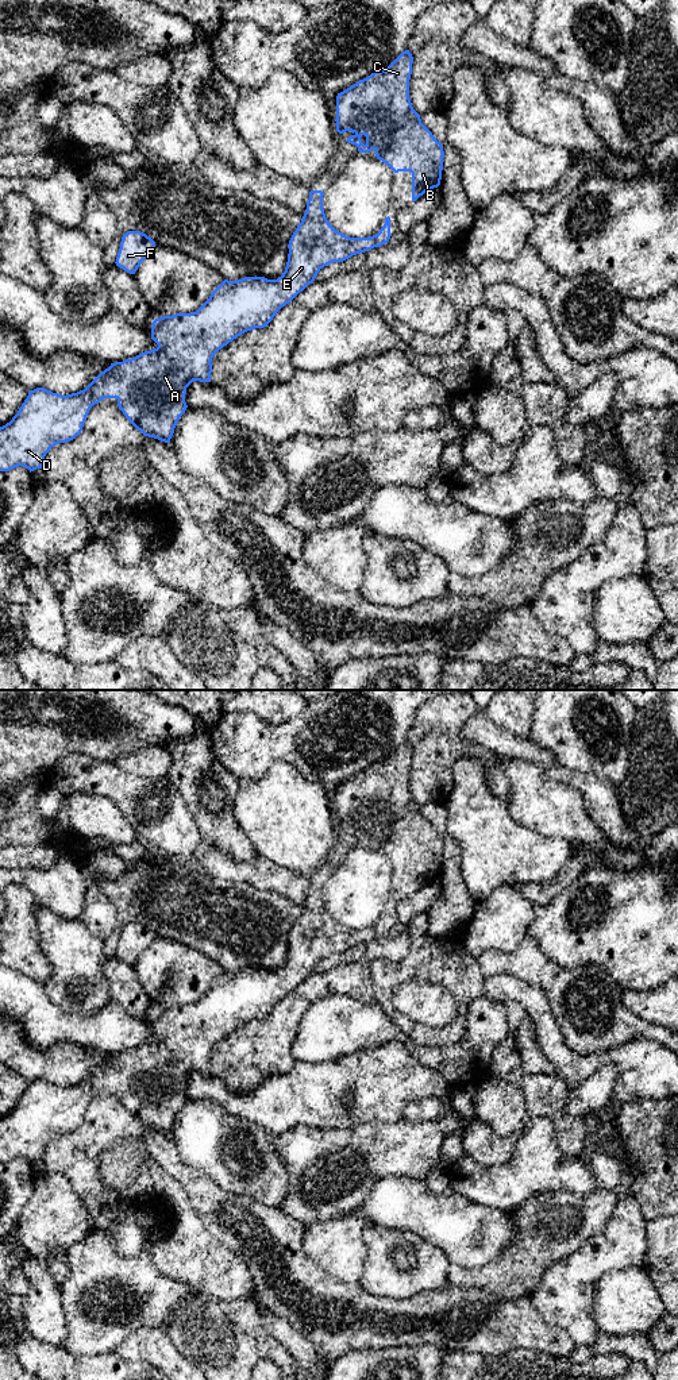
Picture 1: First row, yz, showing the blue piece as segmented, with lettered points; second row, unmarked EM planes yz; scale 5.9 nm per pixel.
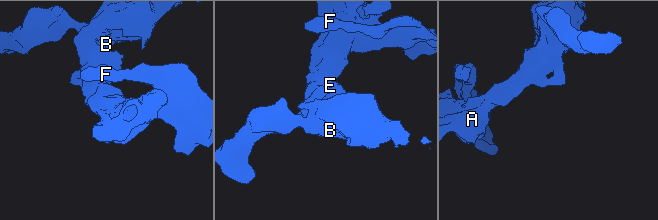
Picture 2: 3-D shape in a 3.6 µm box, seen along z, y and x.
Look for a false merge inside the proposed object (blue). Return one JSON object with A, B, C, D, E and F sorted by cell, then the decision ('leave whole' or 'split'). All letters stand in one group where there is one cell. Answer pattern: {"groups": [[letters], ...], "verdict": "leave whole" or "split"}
{"groups": [["A", "B", "C", "D", "E", "F"]], "verdict": "leave whole"}

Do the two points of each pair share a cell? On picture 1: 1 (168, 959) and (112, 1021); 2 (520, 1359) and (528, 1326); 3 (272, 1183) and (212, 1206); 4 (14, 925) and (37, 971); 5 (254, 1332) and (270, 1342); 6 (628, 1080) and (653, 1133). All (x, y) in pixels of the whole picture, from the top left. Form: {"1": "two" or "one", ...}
{"1": "two", "2": "two", "3": "two", "4": "one", "5": "one", "6": "two"}

